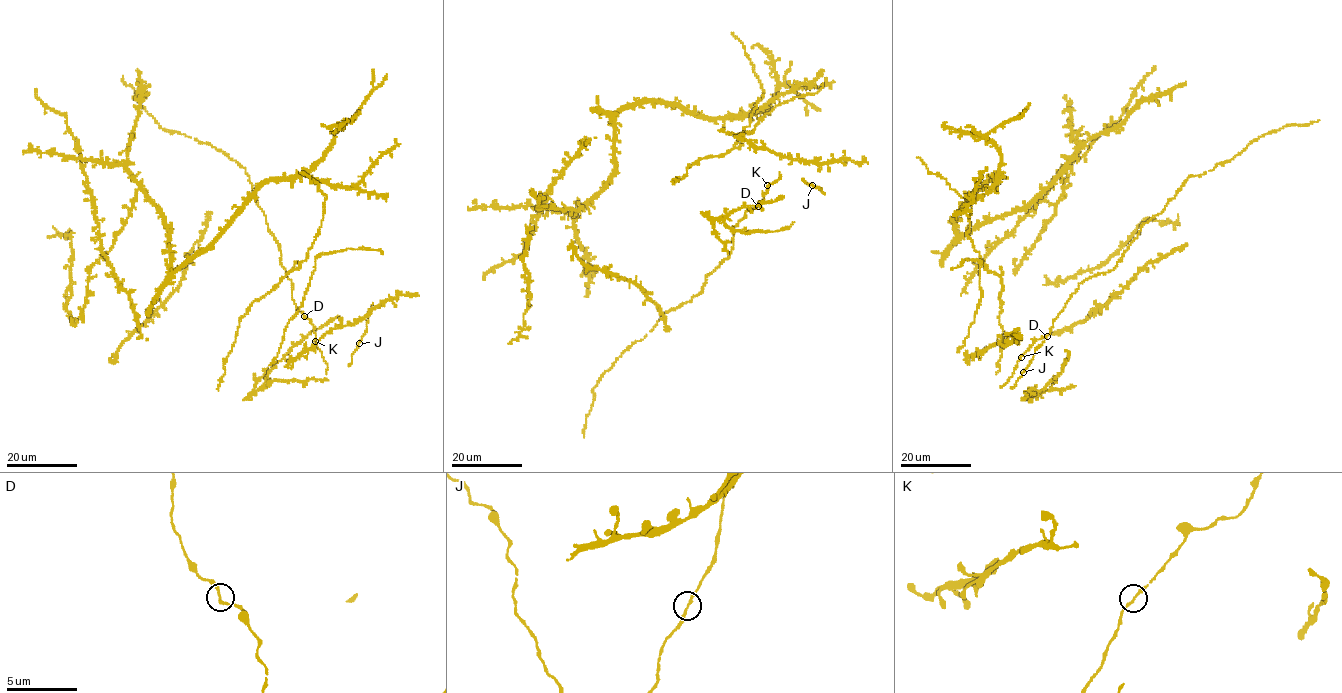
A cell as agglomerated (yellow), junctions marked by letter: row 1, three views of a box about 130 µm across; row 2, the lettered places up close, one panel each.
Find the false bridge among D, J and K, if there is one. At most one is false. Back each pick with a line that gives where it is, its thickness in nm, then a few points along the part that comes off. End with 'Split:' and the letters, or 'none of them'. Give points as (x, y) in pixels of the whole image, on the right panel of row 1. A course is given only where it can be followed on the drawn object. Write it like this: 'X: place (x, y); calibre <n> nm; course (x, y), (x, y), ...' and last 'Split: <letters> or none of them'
Split: none of them

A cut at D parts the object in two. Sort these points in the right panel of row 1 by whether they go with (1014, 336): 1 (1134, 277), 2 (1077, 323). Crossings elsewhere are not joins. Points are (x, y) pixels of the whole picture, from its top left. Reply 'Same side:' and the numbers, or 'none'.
Same side: 1, 2

